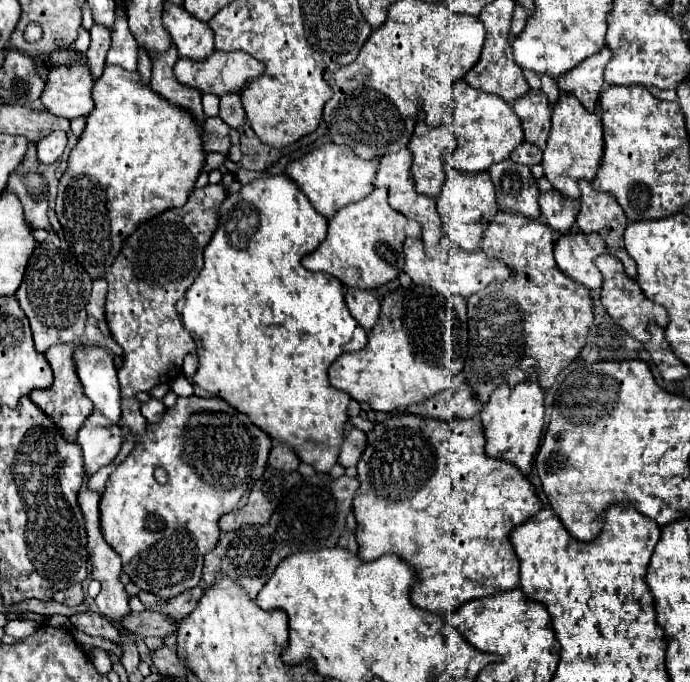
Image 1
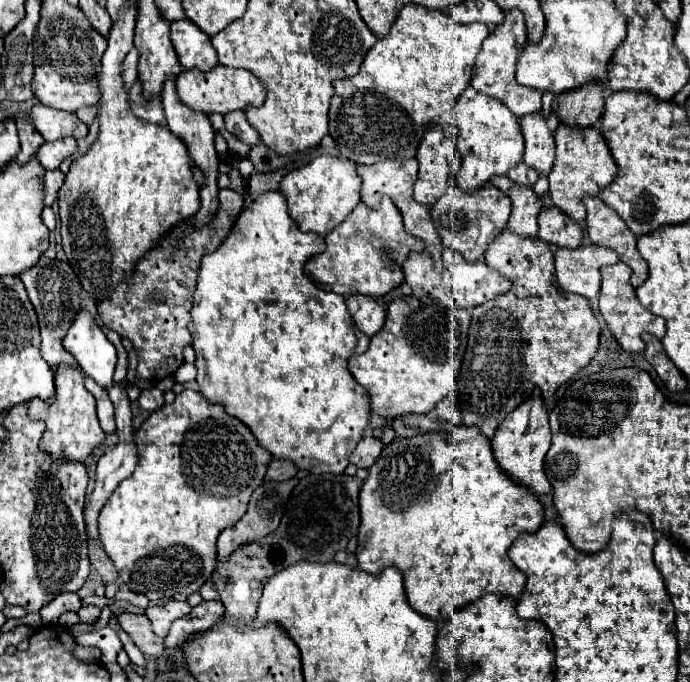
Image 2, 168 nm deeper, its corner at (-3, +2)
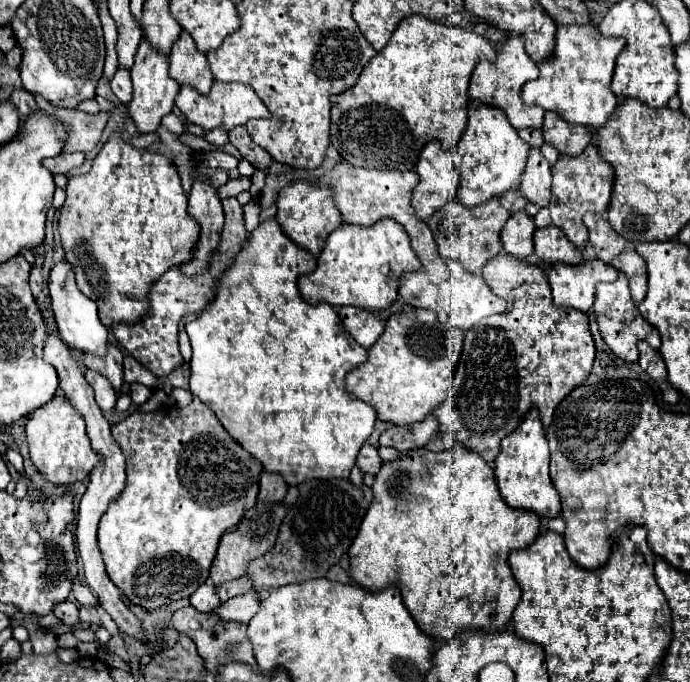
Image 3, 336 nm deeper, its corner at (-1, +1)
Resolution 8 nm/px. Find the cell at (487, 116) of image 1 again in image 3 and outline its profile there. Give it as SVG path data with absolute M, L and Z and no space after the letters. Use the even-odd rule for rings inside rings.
M472 101L468 109L466 133L458 145L458 151L454 153L454 165L462 177L456 199L464 203L464 207L476 207L476 203L484 203L484 199L494 199L504 191L516 189L526 167L528 151L530 147L518 137L504 111Z

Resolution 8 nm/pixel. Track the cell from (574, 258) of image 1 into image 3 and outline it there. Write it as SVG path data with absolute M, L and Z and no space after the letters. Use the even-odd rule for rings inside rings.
M600 259L584 261L580 265L556 263L548 275L554 305L578 311L588 311L594 305L594 287L598 283L614 283L616 279L616 269Z

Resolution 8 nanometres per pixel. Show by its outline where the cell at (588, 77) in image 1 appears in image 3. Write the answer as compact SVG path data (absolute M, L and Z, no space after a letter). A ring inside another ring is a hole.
M550 111L544 117L542 135L544 135L544 141L556 147L560 155L568 155L568 157L580 155L584 147L592 141L590 129L574 123L564 123L560 117L556 117L556 113L550 113Z

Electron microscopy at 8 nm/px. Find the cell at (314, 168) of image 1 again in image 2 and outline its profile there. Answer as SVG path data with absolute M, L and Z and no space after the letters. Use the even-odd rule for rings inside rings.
M318 156L310 164L304 164L282 178L280 192L288 200L292 218L298 220L298 226L304 232L316 232L326 236L334 226L344 222L350 210L360 202L362 178L356 168L358 166L346 158Z

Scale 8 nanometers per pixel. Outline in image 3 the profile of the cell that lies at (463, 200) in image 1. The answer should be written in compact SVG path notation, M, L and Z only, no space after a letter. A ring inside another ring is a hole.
M452 199L448 205L444 205L440 211L436 211L430 217L428 227L438 243L440 255L444 259L454 259L454 261L462 263L462 267L468 273L476 273L484 267L484 263L488 263L488 259L496 257L502 251L500 231L508 217L510 217L510 213L504 211L504 207L500 205L498 199L490 199L472 209L460 205L456 199Z

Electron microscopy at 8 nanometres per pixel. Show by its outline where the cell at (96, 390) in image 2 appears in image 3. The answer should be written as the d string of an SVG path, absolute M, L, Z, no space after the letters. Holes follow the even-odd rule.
M86 369L84 371L84 377L88 379L88 385L94 389L94 395L96 395L96 403L102 411L112 411L114 405L116 405L116 391L112 391L112 383L108 383L108 379L104 379L104 375L100 375L98 371L90 371Z

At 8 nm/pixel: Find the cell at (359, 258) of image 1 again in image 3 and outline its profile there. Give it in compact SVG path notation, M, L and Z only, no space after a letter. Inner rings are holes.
M384 219L372 227L342 225L328 237L324 251L318 257L316 271L300 277L298 289L310 305L354 305L374 313L388 309L396 301L400 275L418 271L420 267L420 259L412 251L408 233L392 219Z

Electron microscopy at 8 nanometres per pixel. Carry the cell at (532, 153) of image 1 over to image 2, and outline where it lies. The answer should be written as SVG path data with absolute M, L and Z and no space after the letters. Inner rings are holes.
M520 162L518 166L514 166L514 170L508 170L508 176L524 186L534 186L534 182L538 180L538 172L530 170L530 166L526 166L526 162Z

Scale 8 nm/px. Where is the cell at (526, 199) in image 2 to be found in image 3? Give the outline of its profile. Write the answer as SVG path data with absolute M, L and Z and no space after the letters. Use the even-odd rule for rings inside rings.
M524 211L510 215L502 233L500 233L504 253L508 253L516 259L526 259L528 255L532 255L534 231L536 231L536 225Z

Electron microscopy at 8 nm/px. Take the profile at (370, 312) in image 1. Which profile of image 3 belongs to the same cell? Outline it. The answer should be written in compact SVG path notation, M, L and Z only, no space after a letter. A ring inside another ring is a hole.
M340 307L338 313L340 313L344 329L364 349L372 347L372 343L376 343L376 339L384 331L382 321L374 313L370 313L366 309L360 309L360 307Z

